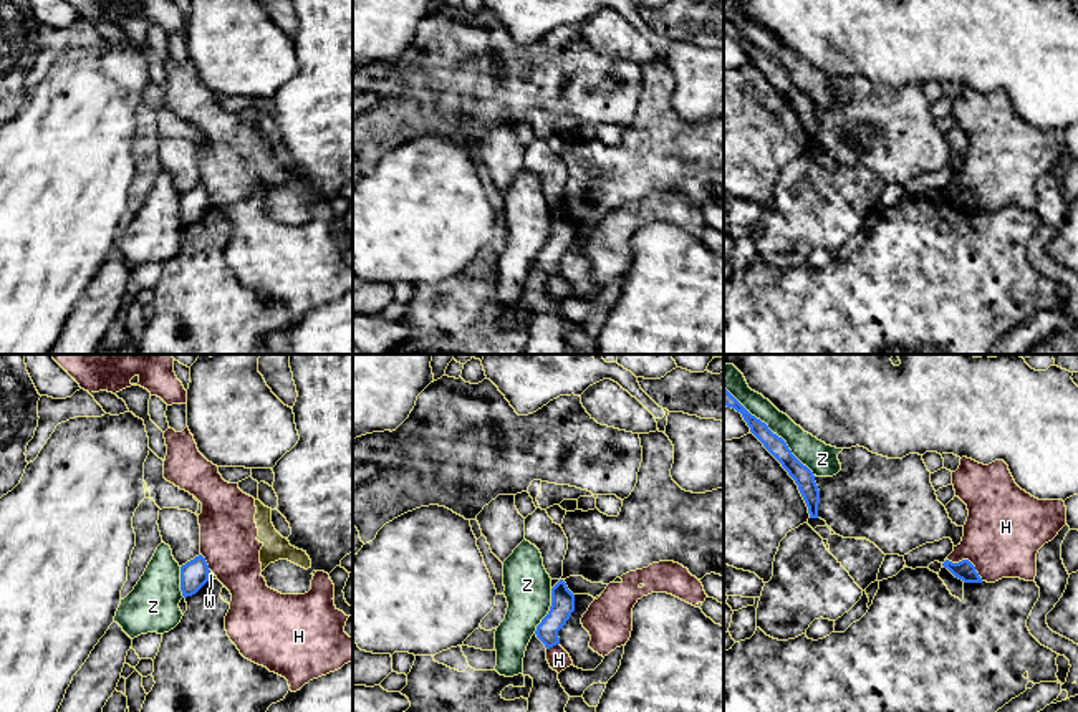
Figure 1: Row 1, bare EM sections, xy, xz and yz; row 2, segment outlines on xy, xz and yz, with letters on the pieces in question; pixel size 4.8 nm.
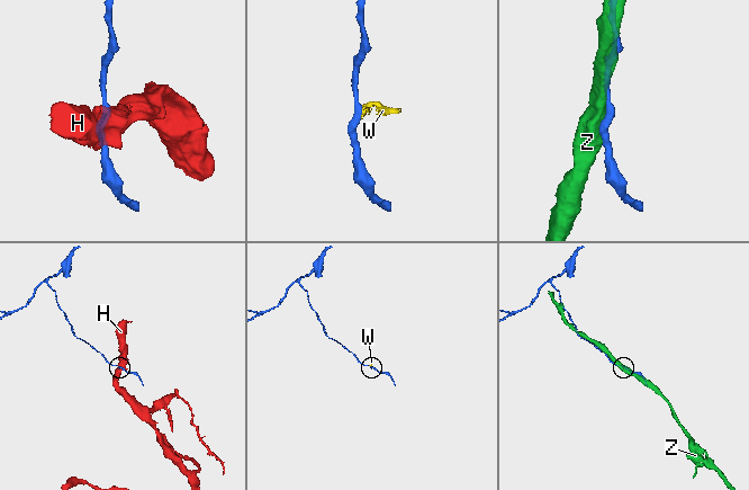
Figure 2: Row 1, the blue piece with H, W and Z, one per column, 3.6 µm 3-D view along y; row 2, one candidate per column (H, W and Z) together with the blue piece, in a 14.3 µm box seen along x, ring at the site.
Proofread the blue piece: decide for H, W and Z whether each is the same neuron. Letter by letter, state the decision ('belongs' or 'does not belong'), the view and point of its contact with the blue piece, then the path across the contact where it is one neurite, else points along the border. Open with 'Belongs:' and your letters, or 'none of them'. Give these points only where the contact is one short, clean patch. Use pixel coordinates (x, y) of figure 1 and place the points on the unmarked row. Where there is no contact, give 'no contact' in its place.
Belongs: none of them
H: does not belong; contact yz (967, 189)
W: does not belong; contact xy (207, 204); border xy (209, 199), (211, 207)
Z: does not belong; contact yz (770, 60)

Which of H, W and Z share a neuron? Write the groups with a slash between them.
H W / Z

